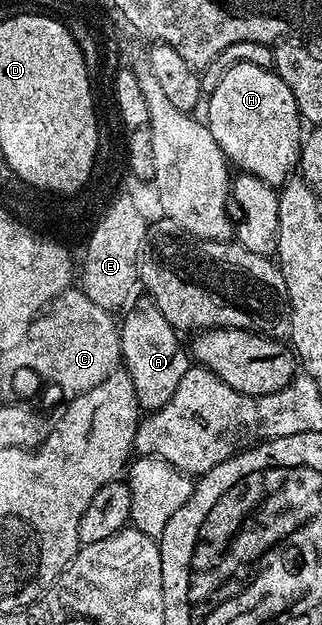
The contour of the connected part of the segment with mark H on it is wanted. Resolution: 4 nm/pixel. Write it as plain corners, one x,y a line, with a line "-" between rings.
240,64
239,66
231,66
231,70
227,70
227,74
223,74
223,78
219,78
219,82
215,86
215,90
208,93
207,102
209,100
209,117
207,123
211,130
211,138
215,138
215,142
219,142
219,146
223,150
226,160
230,165
236,166
241,172
249,172
255,178
259,178
263,182
274,186
284,185
285,181
294,175
295,169
298,167
301,159
301,141
303,139
303,121
301,119
301,111
297,108
295,102
295,94
291,94
291,90
287,90
287,82
283,82
283,78
279,78
272,68
264,68
263,66
251,66
250,64

